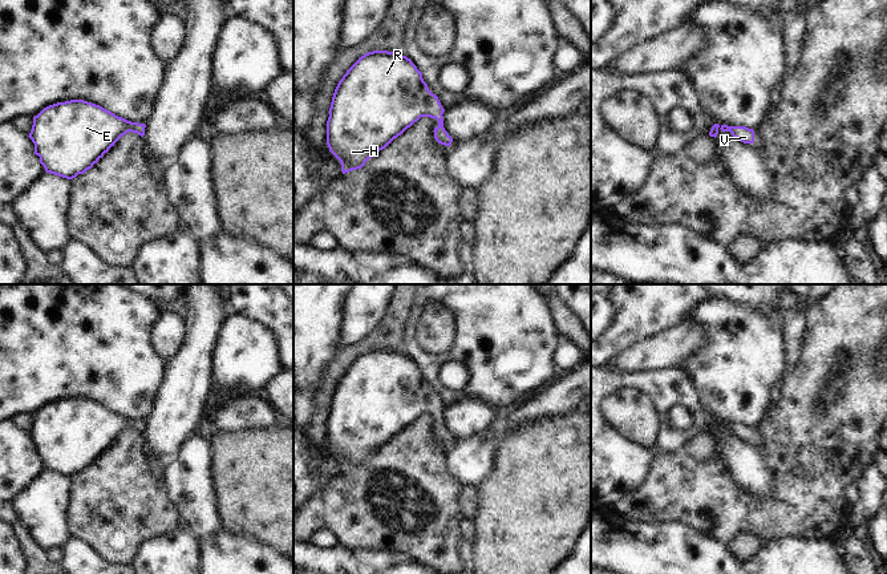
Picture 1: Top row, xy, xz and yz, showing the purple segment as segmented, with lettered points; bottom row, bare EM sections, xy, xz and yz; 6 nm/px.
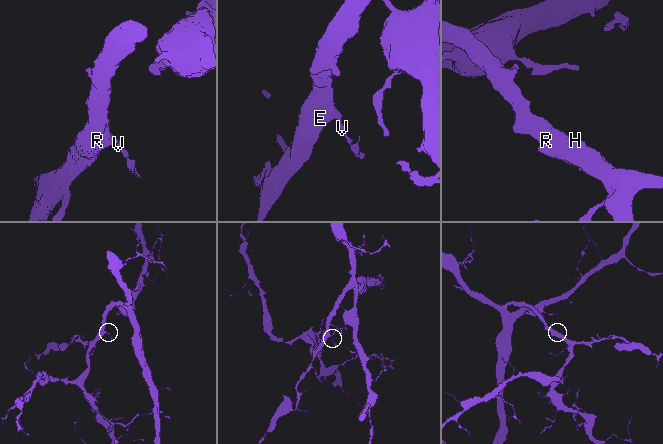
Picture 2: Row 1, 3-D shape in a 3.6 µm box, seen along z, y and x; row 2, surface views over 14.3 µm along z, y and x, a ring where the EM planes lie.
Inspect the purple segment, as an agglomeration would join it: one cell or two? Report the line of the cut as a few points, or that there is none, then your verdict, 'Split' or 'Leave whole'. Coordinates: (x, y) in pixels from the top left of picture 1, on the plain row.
No split. Leave whole.

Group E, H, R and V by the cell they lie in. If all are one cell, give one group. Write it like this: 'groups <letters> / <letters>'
groups E H R V

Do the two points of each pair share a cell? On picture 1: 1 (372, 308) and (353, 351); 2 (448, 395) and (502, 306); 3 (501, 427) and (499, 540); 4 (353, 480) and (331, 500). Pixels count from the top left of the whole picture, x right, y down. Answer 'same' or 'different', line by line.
1: different
2: same
3: different
4: same

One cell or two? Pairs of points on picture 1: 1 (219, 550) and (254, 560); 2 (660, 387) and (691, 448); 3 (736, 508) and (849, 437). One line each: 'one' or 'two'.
1: one
2: two
3: one

